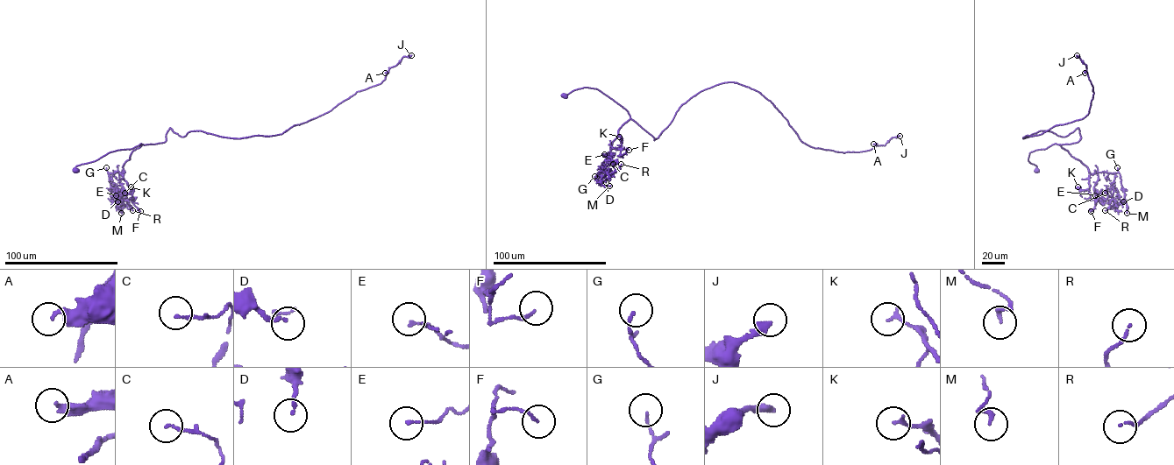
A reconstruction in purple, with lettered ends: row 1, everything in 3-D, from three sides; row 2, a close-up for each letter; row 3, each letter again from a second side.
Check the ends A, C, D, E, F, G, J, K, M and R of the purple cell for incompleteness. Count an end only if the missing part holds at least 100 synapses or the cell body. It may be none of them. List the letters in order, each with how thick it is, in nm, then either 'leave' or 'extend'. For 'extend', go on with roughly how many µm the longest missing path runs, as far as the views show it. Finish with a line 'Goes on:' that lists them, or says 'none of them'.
A: calibre 280 nm; leave
C: calibre 130 nm; leave
D: calibre 150 nm; leave
E: calibre 130 nm; leave
F: calibre 110 nm; leave
G: calibre 110 nm; leave
J: calibre 340 nm; leave
K: calibre 150 nm; leave
M: calibre 190 nm; leave
R: calibre 110 nm; leave
Goes on: none of them

